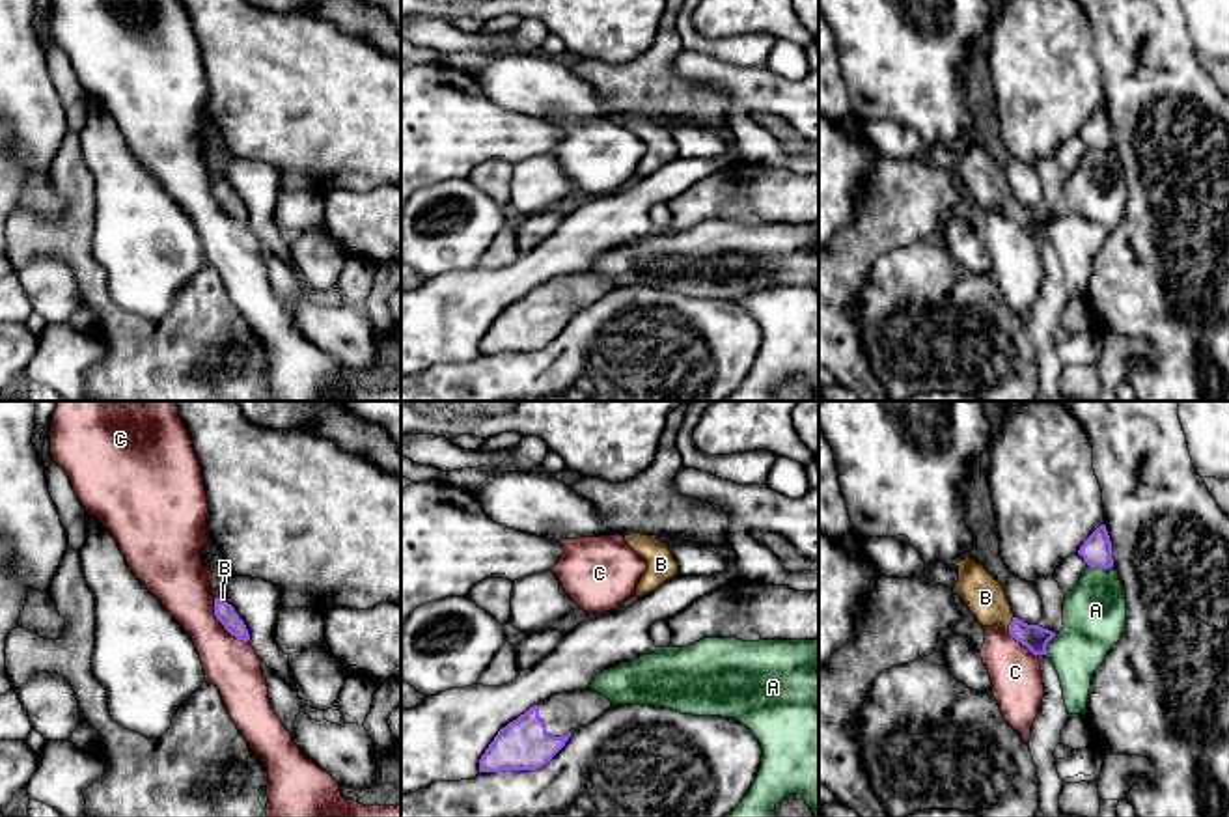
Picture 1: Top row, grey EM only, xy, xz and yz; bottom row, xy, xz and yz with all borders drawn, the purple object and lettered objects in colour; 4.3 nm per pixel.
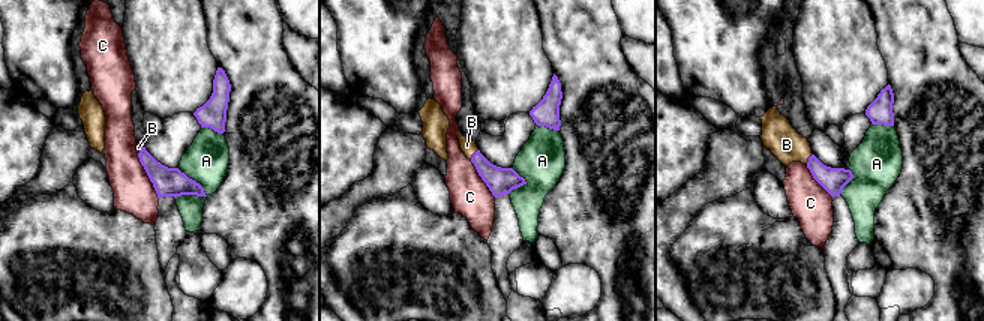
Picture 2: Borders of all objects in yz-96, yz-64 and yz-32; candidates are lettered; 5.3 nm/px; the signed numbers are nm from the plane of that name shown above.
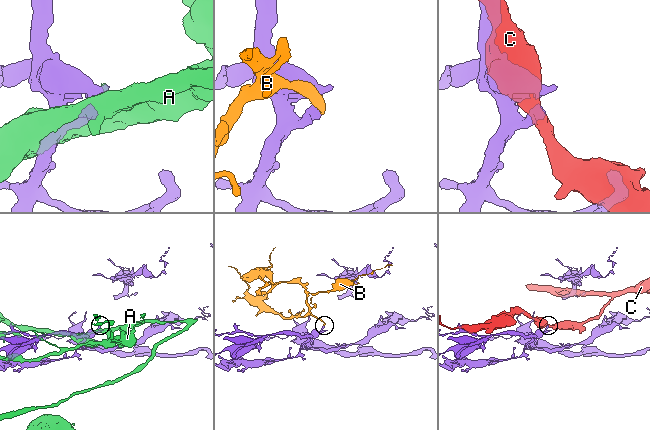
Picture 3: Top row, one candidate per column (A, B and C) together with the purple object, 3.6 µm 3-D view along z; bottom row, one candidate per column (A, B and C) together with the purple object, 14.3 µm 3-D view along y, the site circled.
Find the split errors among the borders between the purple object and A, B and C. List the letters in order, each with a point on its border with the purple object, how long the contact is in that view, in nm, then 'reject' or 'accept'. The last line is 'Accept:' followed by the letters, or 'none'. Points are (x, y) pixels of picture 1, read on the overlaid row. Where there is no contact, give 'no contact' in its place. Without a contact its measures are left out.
A: meets purple in yz at (1101, 567); contact 110 nm long; reject
B: meets purple in yz at (1011, 623); contact 80 nm long; accept
C: meets purple in xy at (222, 623); contact 240 nm long; reject
Accept: B

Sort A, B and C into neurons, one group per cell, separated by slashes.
A / B / C

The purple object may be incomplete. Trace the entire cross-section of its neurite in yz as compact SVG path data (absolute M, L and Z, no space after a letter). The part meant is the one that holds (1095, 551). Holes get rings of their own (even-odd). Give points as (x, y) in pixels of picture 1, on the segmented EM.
M1100 524L1080 547L1078 554L1089 567L1113 567L1112 541L1104 524Z

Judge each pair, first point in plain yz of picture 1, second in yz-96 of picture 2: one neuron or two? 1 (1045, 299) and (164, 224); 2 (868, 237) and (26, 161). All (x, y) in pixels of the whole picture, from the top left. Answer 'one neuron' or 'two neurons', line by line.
1: one neuron
2: two neurons

